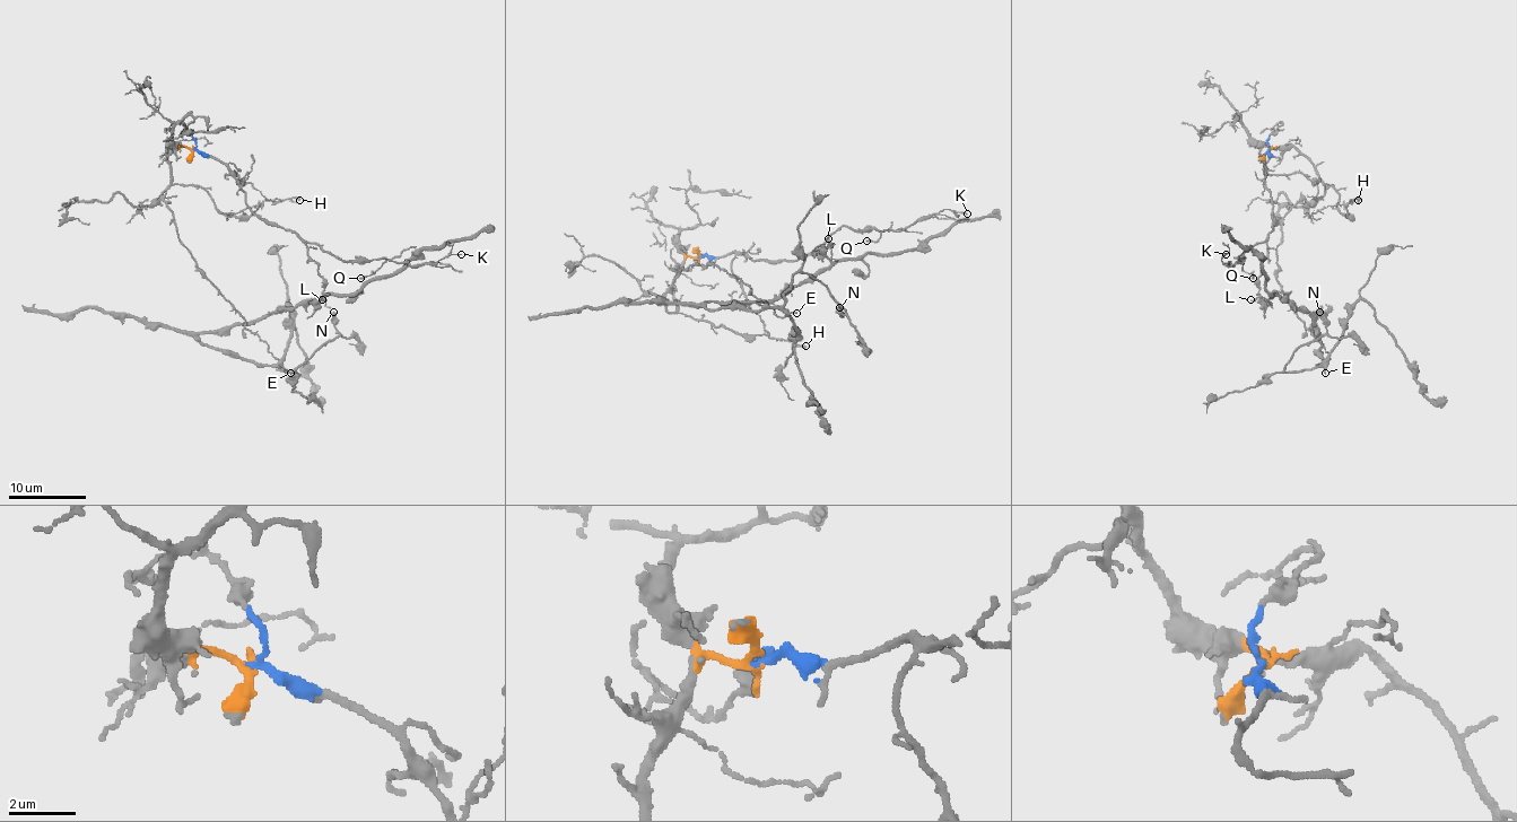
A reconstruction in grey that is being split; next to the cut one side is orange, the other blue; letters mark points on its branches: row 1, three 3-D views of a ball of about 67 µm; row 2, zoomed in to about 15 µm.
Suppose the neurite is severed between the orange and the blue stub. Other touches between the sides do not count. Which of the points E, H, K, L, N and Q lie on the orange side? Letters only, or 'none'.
E, H, N

